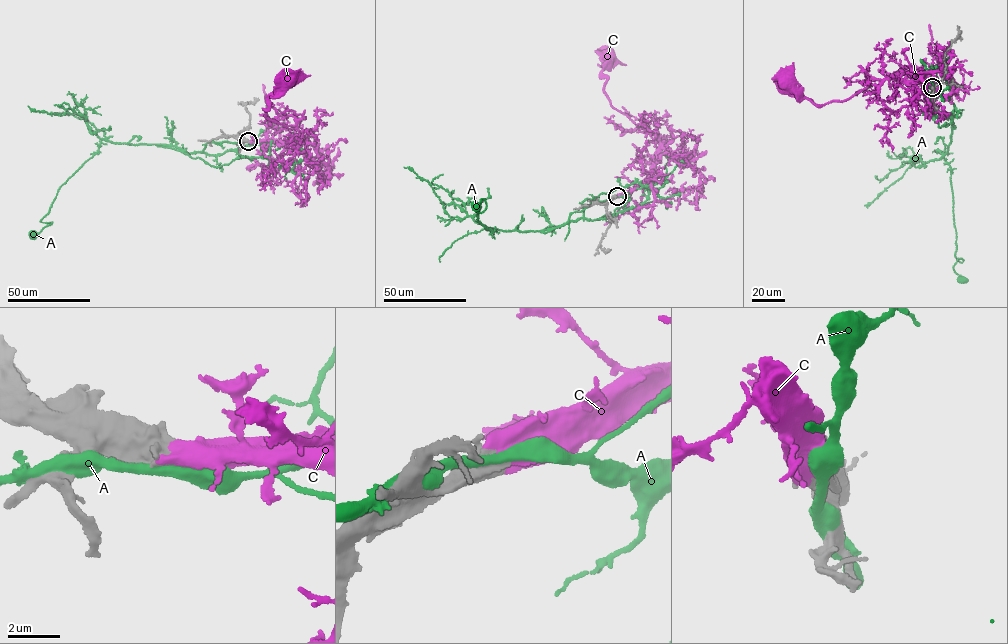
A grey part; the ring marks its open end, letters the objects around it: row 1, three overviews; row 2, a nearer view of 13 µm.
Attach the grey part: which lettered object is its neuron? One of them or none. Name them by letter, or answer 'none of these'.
C

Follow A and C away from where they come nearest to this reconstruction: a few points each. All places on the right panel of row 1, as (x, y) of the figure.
A: (932, 88), (930, 107), (952, 119), (942, 157), (951, 171), (954, 253), (963, 260), (953, 268), (963, 280)
C: (932, 87), (926, 76), (898, 73), (880, 81), (872, 79), (847, 99), (819, 105), (785, 83)

